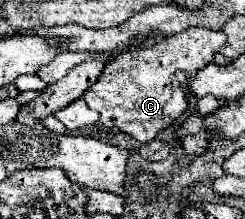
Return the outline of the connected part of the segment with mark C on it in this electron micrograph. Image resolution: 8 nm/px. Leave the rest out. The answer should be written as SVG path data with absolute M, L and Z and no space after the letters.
M189 27L179 35L161 37L153 47L139 47L137 51L127 51L125 55L111 59L105 65L101 79L85 91L83 99L101 115L105 127L117 127L139 143L149 143L159 131L167 129L177 117L181 117L189 105L185 89L173 75L183 71L185 75L195 77L201 67L213 61L213 55L223 45L225 35L221 35L221 31L199 27Z

